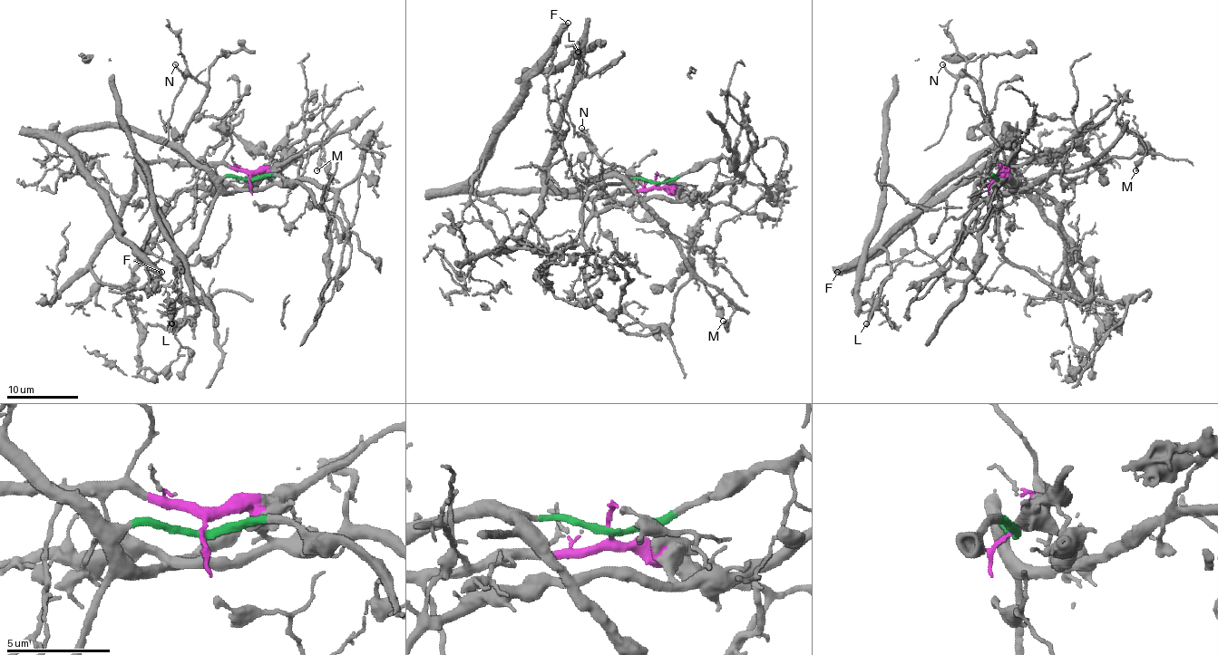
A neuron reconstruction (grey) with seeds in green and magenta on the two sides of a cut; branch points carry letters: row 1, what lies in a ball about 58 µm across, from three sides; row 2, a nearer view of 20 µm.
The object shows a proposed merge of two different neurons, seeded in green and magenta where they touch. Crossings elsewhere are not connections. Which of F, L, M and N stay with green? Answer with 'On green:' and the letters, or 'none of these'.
On green: F, M, N

